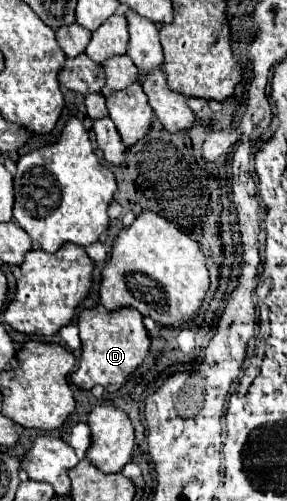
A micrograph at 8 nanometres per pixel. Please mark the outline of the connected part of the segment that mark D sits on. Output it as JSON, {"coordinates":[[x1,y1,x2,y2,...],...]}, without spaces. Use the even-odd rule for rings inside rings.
{"coordinates":[[132,307,118,311,86,309,78,319,80,339,82,339,82,357,78,369,72,373,72,383,80,389,92,389,94,385,102,385,106,391,114,393,122,389,128,377,144,363,150,351,150,337,144,327,142,315]]}

